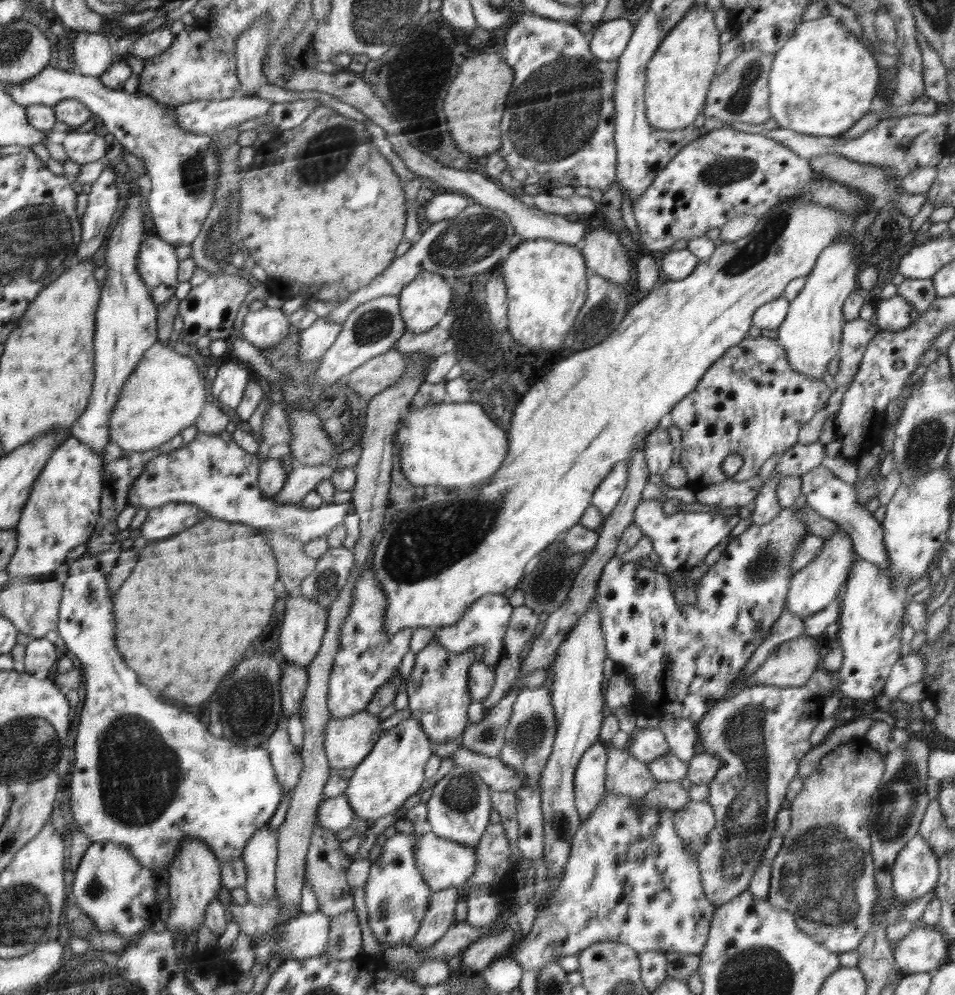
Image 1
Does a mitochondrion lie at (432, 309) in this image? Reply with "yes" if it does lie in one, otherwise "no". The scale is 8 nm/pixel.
no

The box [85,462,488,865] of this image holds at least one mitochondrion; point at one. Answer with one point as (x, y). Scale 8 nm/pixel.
(140, 776)

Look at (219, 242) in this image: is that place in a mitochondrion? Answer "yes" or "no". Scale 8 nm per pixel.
yes

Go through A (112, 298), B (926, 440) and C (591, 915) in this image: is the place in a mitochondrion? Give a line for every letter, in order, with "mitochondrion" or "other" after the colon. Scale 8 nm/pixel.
A: other
B: mitochondrion
C: other

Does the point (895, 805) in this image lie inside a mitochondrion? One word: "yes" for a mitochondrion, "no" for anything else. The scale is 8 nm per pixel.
yes

